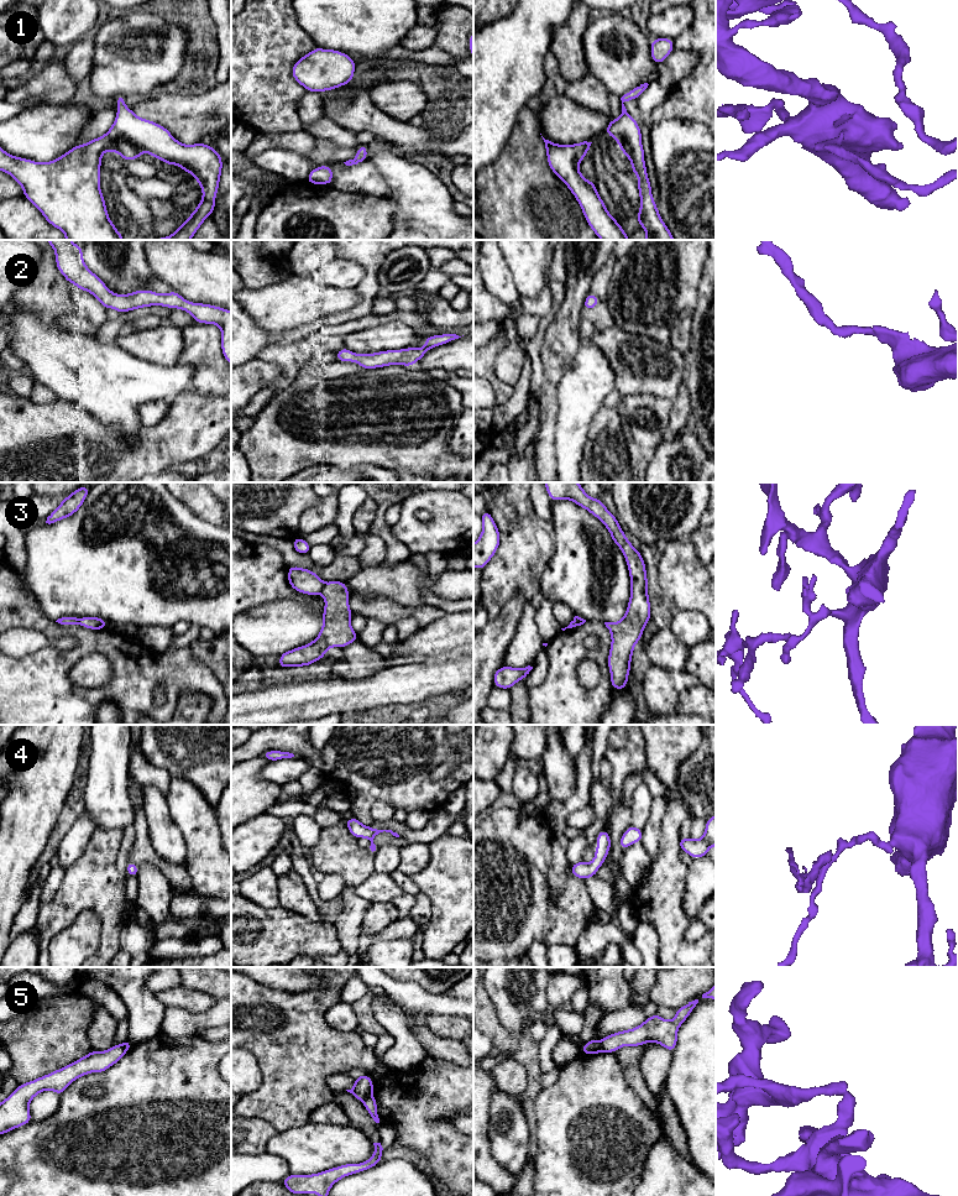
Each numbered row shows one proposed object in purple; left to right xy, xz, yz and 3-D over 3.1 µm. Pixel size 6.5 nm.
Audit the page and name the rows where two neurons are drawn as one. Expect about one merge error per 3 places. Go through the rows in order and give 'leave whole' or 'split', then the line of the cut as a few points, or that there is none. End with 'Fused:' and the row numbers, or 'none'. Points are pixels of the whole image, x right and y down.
1: leave whole; cut none
2: leave whole; cut none
3: split; cut xz (324, 584), (319, 593)
4: leave whole; cut none
5: split; cut xz (371, 1092), (362, 1101)
Fused: 3, 5

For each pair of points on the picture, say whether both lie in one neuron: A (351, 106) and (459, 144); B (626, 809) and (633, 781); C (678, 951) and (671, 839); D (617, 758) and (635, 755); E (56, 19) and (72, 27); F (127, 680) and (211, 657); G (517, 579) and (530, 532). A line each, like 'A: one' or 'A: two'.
A: one
B: one
C: one
D: one
E: one
F: two
G: one

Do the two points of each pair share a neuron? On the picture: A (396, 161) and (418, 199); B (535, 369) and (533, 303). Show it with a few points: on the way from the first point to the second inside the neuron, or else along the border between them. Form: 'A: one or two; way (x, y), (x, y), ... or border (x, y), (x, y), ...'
A: one; way (398, 171), (414, 189)
B: two; border (550, 290), (551, 308), (540, 318)

